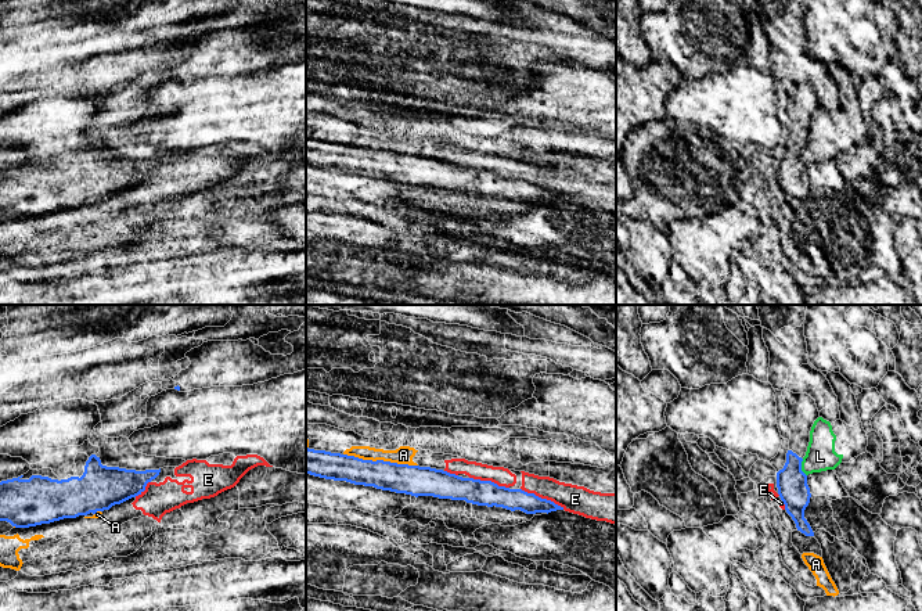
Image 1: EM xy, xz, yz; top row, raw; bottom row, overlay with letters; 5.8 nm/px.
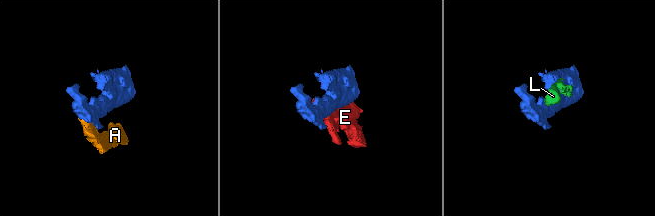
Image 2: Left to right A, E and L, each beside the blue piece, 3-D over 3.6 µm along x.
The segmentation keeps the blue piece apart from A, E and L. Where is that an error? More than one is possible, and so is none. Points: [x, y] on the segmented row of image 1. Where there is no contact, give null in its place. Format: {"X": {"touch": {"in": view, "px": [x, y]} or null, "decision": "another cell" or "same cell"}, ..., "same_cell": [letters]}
{"A": {"touch": {"in": "xz", "px": [381, 460]}, "decision": "another cell"}, "E": {"touch": {"in": "xz", "px": [543, 499]}, "decision": "another cell"}, "L": {"touch": {"in": "yz", "px": [800, 467]}, "decision": "another cell"}, "same_cell": []}

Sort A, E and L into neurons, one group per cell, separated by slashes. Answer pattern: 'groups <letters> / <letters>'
groups A E / L

